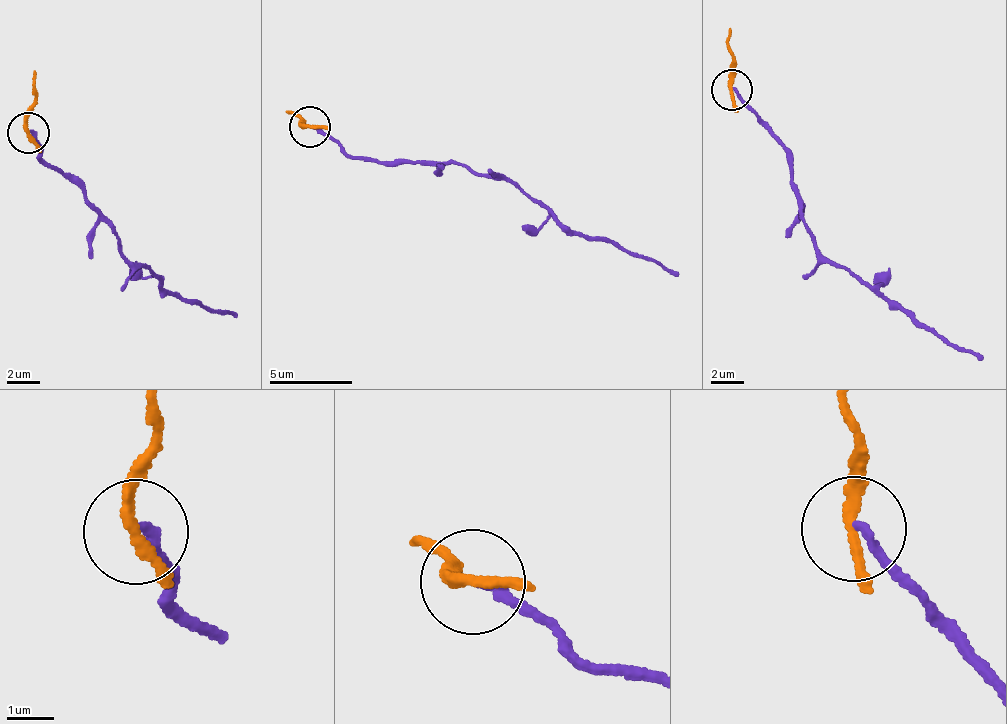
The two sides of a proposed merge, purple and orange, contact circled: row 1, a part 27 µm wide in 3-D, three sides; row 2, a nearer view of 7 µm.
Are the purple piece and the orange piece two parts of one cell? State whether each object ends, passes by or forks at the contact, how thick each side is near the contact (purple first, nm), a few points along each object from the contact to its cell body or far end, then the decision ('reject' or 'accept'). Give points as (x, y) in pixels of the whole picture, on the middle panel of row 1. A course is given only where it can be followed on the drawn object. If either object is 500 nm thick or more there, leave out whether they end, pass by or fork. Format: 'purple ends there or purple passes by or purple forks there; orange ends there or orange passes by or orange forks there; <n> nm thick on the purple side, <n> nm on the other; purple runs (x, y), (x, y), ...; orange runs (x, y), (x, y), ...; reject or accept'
purple ends there; orange passes by; 180 nm thick on the purple side, 240 nm on the other; purple runs (310, 127), (350, 155), (376, 160), (451, 162), (510, 182), (565, 226), (680, 273); orange runs (310, 127), (287, 112); reject

